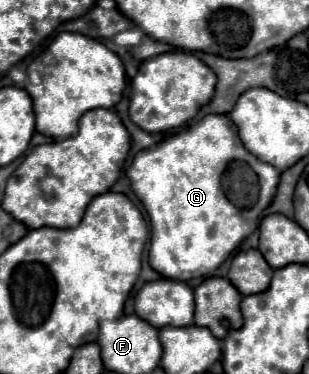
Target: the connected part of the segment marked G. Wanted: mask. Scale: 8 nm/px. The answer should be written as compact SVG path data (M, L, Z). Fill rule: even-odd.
M208 114L188 130L172 134L152 148L140 150L126 170L126 176L150 216L150 266L164 278L182 282L210 276L240 242L258 228L260 216L272 202L280 180L280 172L274 166L246 152L234 122L222 114Z

